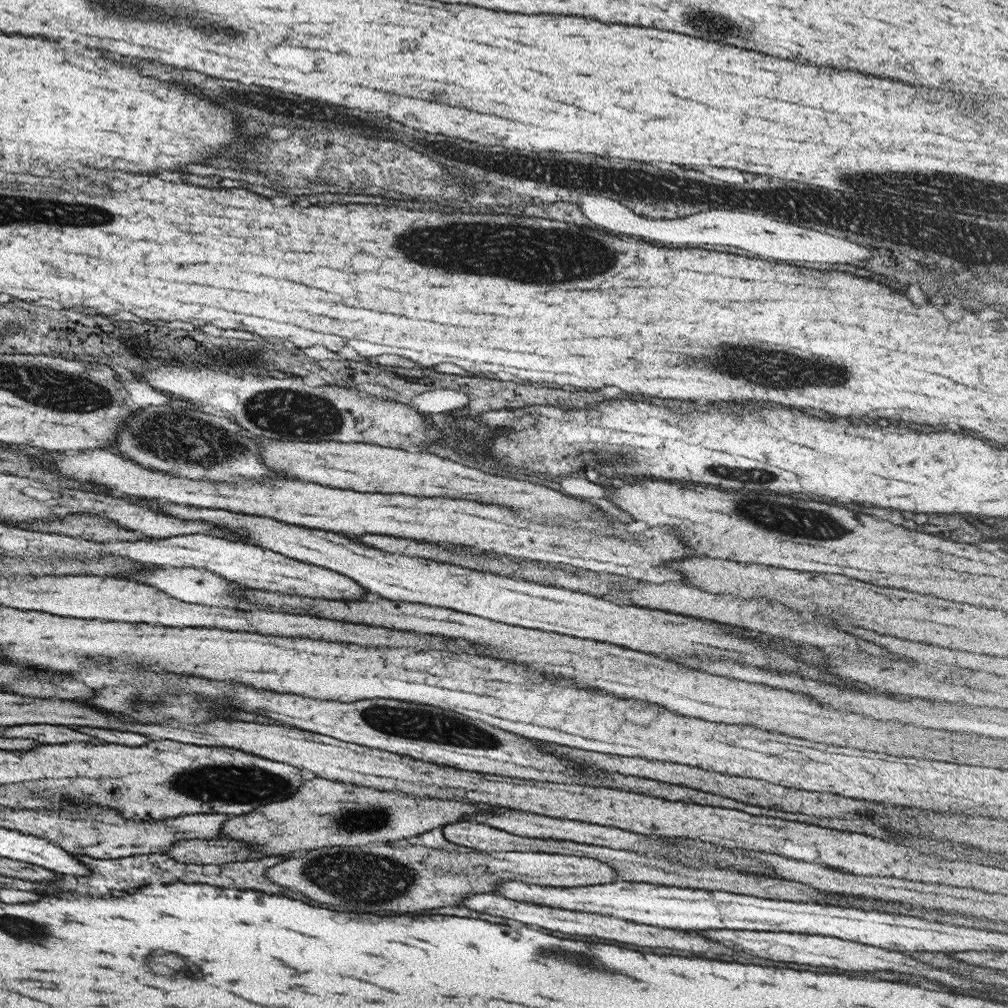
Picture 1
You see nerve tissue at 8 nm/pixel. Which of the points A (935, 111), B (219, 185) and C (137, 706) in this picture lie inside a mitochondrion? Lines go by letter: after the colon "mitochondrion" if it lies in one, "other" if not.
A: other
B: other
C: mitochondrion

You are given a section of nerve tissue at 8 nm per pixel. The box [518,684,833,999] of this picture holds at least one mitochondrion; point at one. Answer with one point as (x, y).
(552, 954)

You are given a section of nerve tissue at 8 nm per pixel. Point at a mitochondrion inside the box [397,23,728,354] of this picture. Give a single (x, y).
(557, 173)

